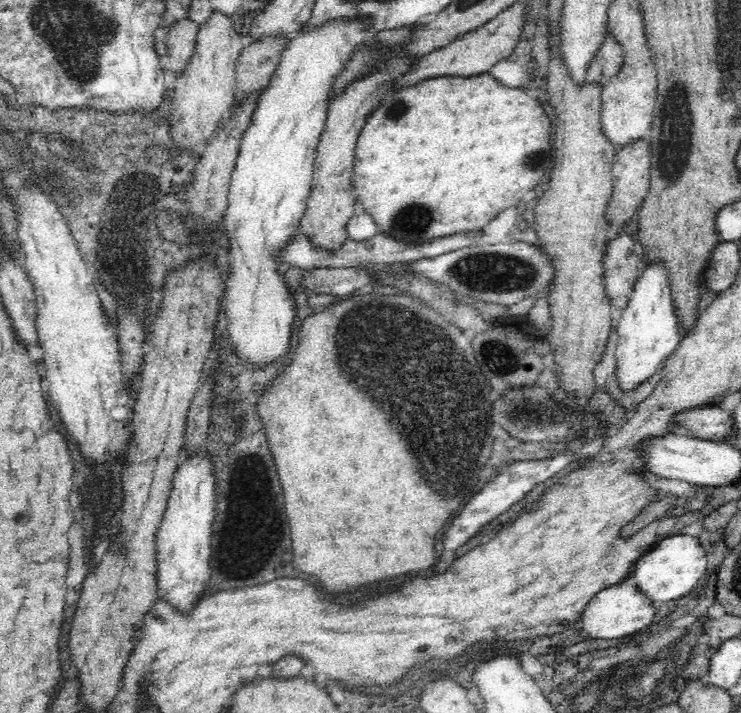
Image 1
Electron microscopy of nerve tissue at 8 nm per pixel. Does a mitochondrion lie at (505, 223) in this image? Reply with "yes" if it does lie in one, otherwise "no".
no

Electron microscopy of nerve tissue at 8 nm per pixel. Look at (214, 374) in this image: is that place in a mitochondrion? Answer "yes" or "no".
no

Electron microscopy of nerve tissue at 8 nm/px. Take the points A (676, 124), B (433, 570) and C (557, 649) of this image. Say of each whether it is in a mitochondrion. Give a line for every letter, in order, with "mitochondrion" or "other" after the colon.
A: mitochondrion
B: other
C: other

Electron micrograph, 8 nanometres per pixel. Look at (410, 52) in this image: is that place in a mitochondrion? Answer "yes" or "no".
no

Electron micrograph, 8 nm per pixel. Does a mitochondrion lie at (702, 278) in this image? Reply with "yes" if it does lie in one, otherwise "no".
no

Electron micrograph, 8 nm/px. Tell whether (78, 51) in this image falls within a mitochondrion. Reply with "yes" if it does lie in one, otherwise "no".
yes

